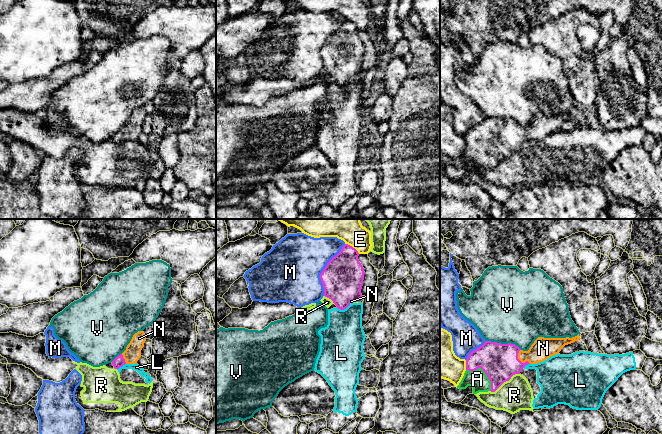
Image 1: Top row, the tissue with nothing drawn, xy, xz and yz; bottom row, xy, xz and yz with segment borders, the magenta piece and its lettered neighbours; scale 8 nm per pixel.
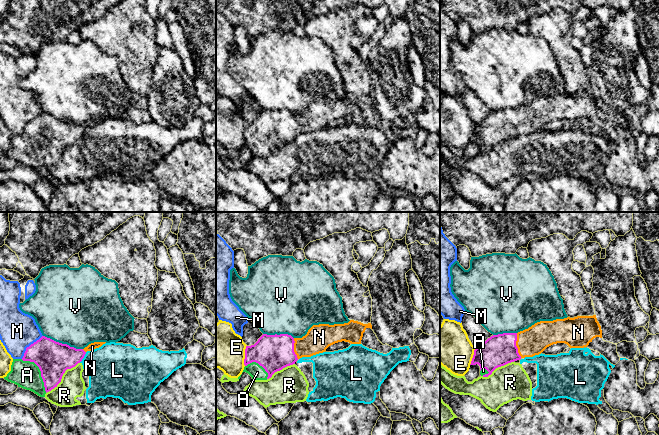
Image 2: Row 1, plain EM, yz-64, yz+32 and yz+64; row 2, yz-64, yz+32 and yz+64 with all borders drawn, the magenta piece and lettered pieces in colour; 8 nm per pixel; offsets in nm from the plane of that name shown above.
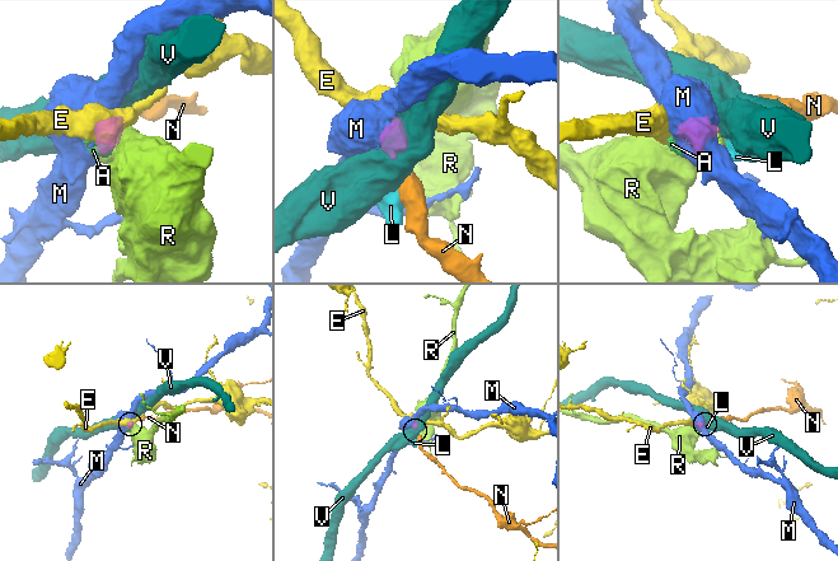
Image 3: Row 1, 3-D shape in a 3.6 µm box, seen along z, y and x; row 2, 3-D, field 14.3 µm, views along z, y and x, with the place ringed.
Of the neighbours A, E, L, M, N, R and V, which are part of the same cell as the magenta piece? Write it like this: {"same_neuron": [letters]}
{"same_neuron": ["A", "N"]}

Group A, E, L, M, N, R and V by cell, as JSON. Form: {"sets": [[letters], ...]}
{"sets": [["A", "N"], ["E"], ["L", "R"], ["M"], ["V"]]}

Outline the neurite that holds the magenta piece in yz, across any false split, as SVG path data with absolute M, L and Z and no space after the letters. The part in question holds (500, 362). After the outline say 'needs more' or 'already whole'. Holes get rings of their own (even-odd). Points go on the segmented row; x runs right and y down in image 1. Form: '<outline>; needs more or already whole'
M579 335L572 338L538 337L528 351L511 343L485 341L468 355L466 371L457 388L472 386L473 394L495 392L513 375L520 374L526 365L543 362L558 354L565 345L579 339Z; needs more

